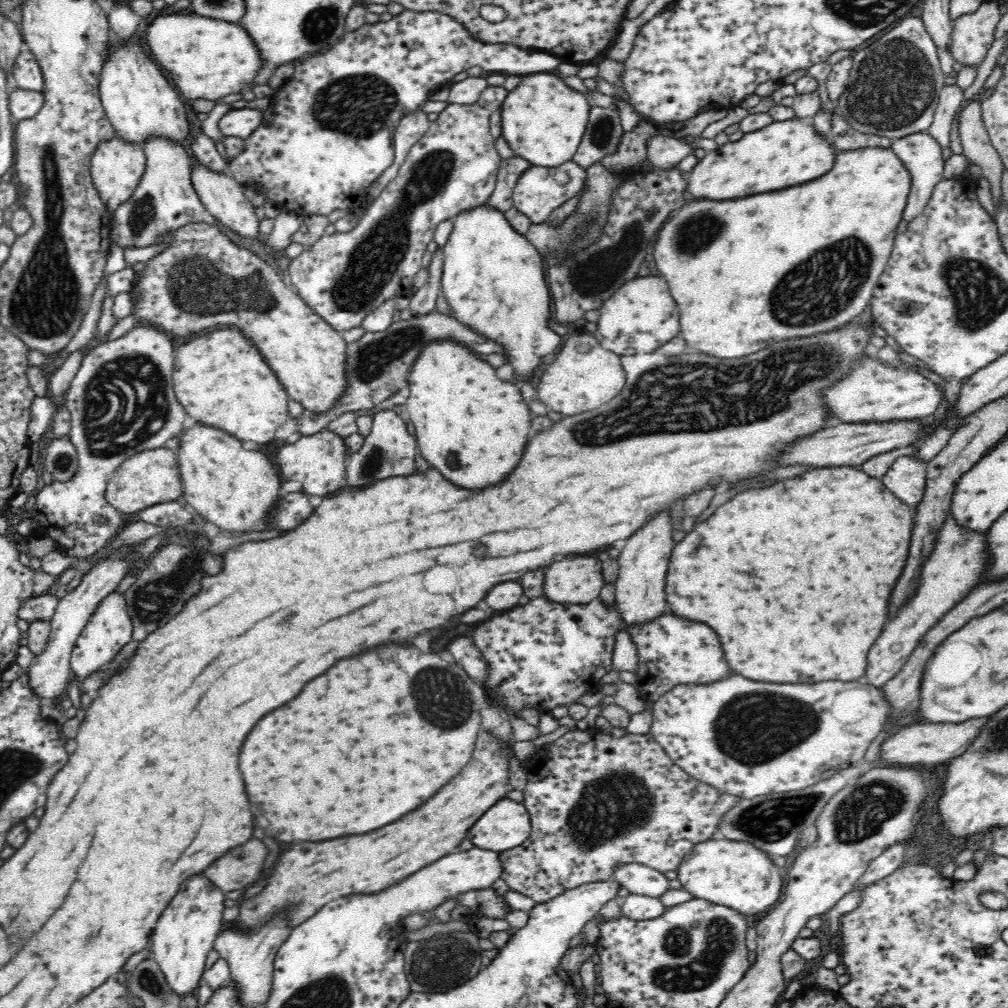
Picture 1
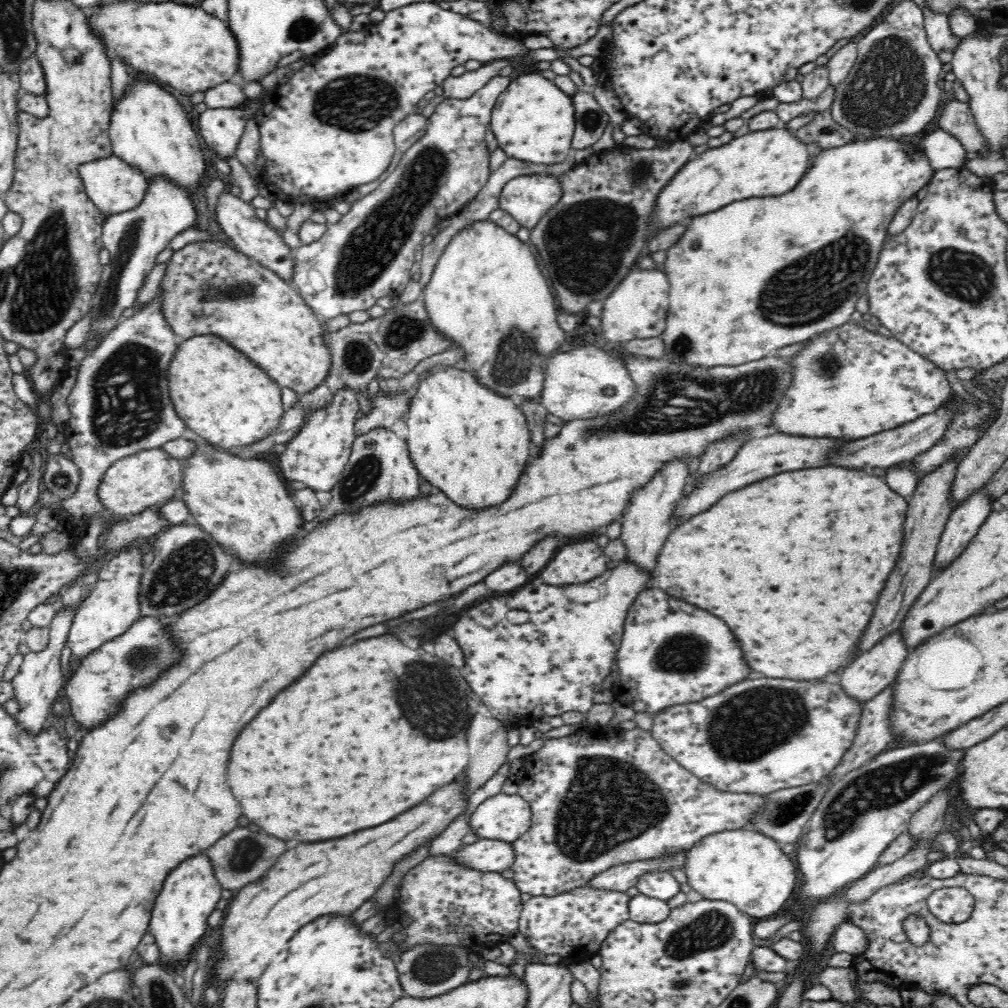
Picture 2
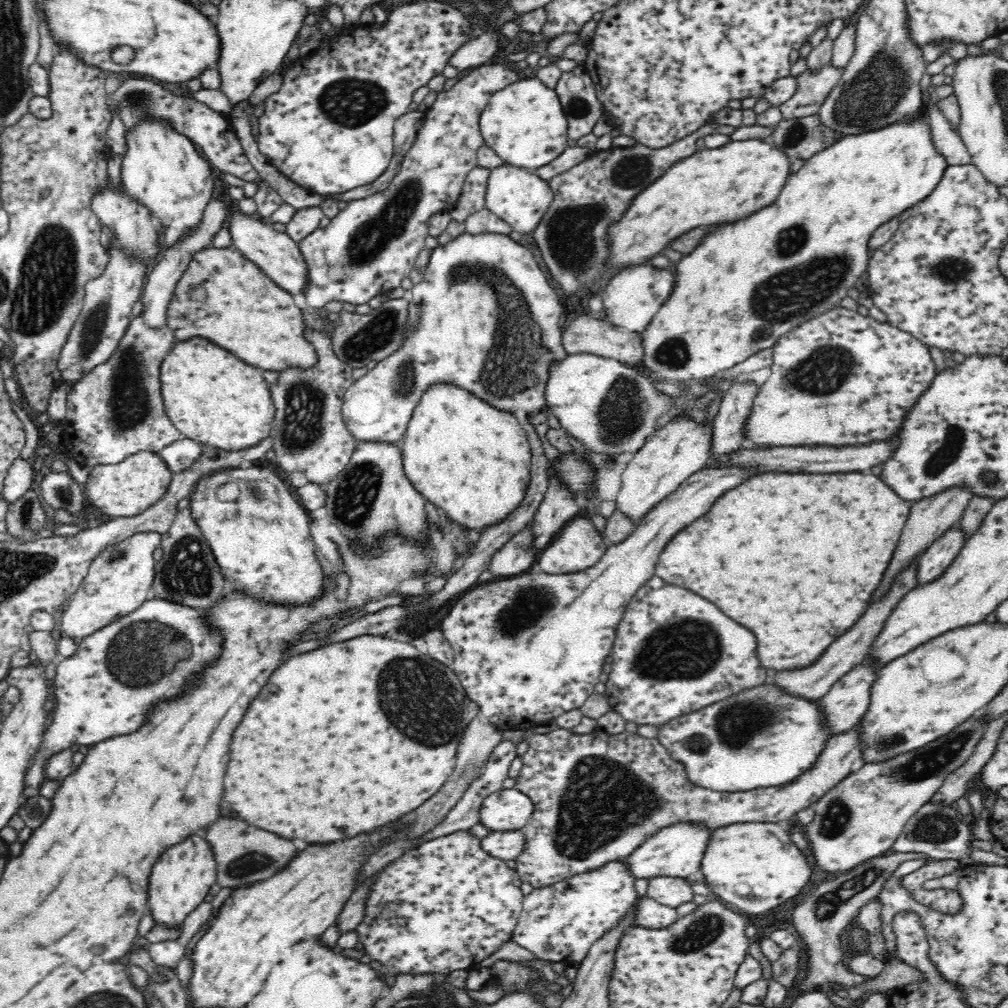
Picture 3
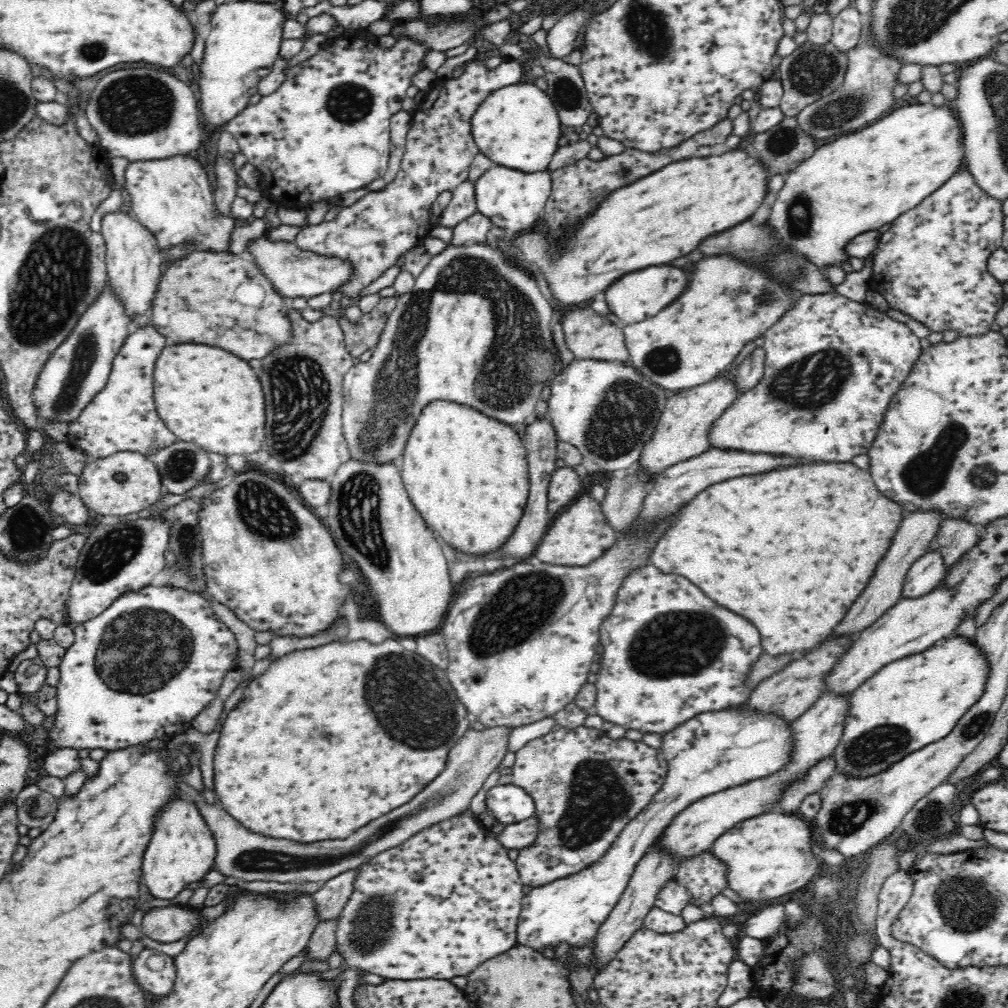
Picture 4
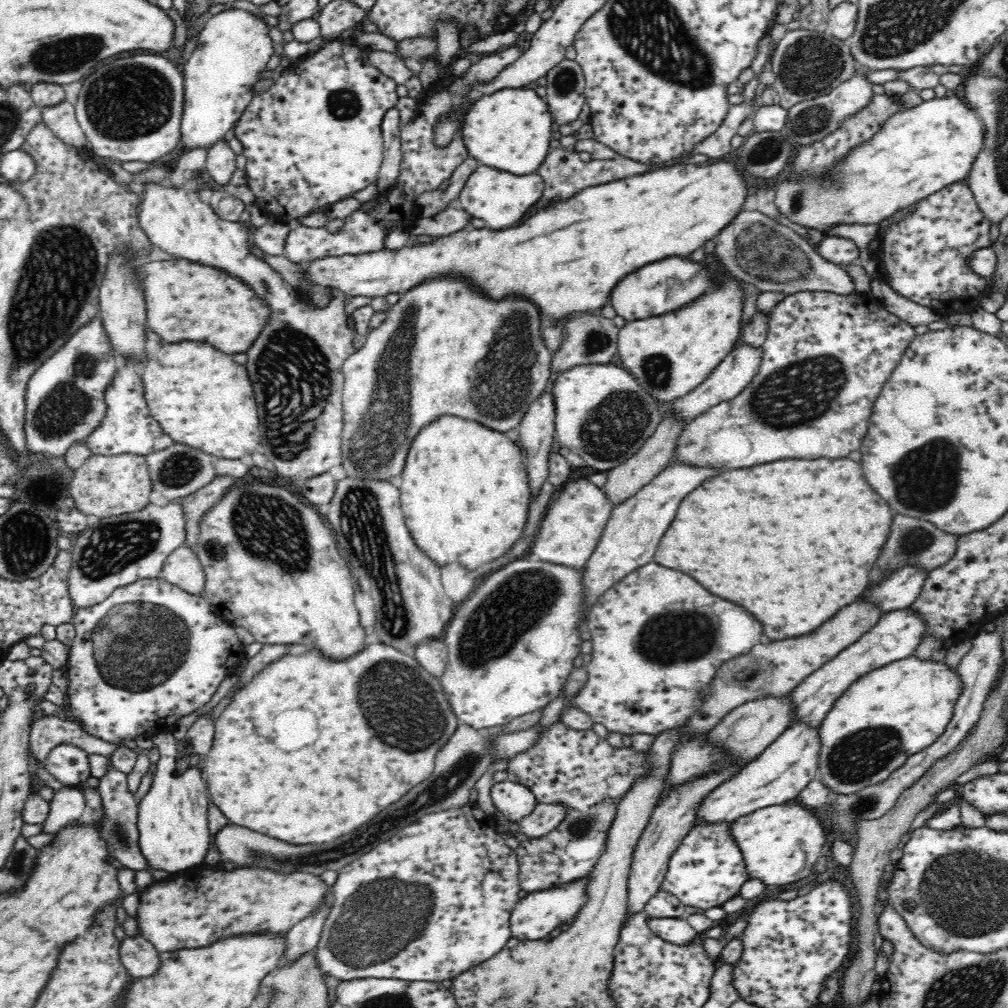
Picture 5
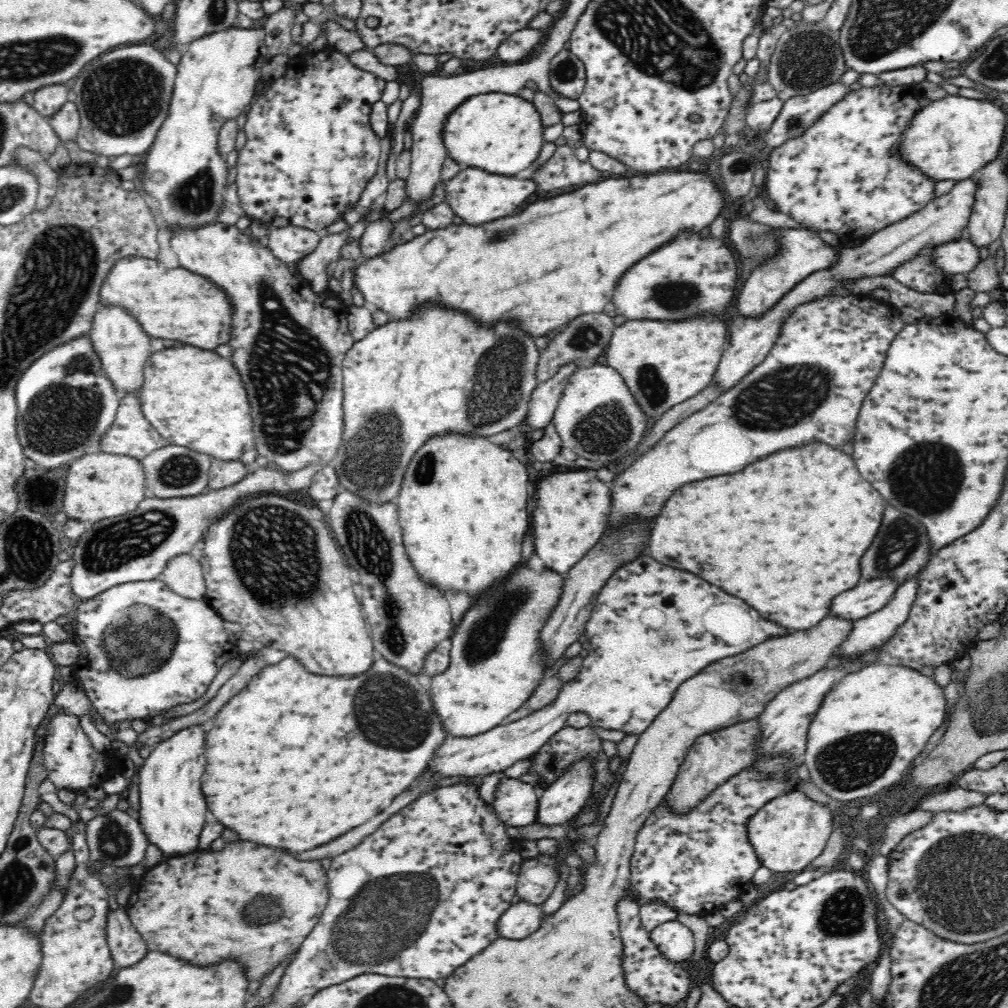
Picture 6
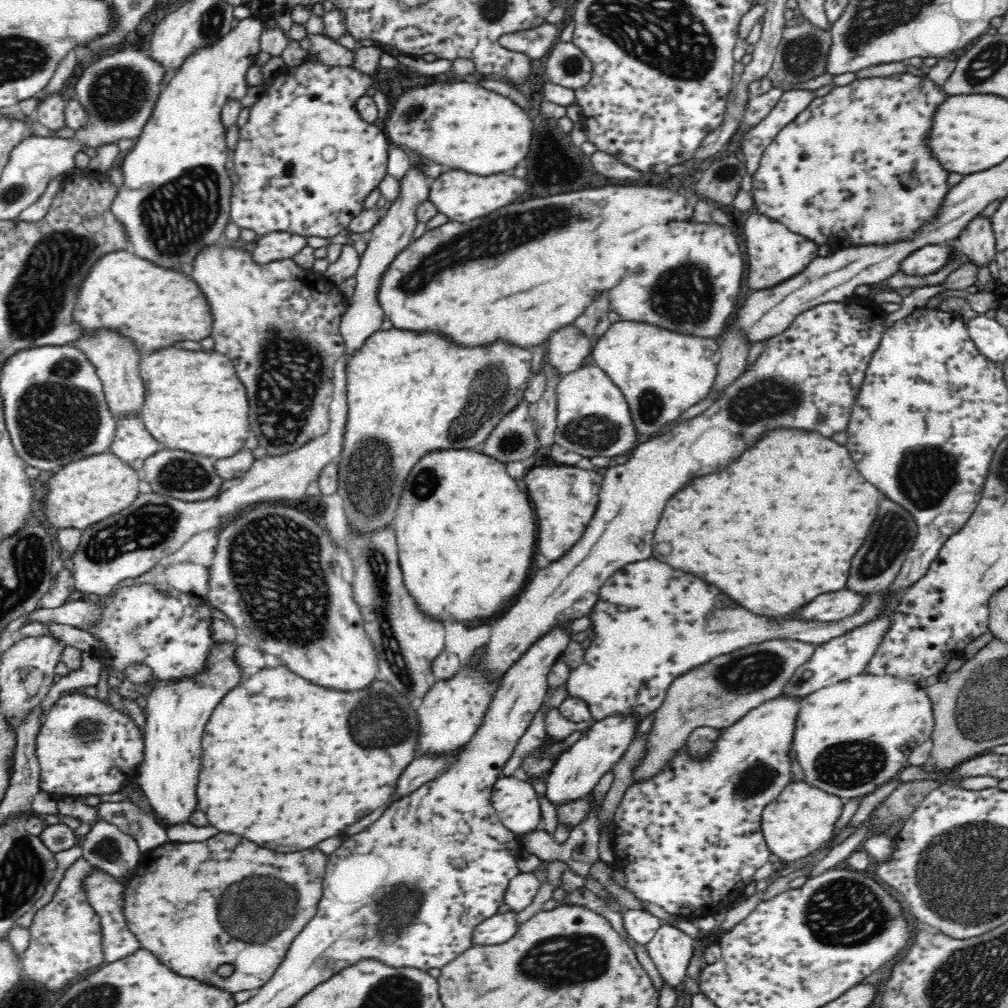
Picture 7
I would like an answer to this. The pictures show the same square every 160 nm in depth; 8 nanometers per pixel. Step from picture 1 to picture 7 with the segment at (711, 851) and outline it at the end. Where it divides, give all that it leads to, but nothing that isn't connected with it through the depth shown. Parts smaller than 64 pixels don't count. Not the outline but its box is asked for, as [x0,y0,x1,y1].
[760,780,844,863]

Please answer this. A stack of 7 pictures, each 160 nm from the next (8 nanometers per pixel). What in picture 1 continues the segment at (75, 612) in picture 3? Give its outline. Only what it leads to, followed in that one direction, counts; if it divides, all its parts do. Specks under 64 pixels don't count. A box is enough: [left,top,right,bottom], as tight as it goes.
[69,592,133,684]

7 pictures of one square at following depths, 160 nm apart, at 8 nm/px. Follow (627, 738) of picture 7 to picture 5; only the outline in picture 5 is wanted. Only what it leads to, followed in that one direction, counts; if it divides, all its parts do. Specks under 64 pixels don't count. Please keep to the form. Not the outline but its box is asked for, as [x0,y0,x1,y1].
[518,804,564,840]

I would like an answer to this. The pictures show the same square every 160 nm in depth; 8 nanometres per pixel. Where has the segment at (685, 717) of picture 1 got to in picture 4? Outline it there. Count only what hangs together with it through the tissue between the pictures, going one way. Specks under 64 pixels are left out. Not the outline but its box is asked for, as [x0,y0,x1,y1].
[517,704,793,953]

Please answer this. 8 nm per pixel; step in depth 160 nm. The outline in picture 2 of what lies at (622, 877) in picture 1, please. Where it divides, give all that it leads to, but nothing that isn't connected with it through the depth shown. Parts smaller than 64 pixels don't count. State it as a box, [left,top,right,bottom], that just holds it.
[634,870,680,901]

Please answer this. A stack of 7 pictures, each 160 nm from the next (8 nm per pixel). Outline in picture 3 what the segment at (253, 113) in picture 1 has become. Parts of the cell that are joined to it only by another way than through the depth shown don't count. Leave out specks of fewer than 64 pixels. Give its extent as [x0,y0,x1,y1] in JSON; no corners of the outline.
[108,76,283,220]

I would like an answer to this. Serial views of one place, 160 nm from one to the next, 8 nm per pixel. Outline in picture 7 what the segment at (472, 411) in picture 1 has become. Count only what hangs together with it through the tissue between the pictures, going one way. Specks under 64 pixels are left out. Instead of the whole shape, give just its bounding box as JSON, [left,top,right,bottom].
[393,448,536,625]

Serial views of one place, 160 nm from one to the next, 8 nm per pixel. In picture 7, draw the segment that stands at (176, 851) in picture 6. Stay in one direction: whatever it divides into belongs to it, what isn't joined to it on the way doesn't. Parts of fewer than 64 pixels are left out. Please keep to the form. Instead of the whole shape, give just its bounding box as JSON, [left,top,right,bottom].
[134,643,240,832]

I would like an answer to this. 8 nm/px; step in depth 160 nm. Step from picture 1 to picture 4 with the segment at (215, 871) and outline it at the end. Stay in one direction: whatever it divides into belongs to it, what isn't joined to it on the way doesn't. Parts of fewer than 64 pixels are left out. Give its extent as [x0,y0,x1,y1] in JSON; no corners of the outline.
[194,727,510,884]

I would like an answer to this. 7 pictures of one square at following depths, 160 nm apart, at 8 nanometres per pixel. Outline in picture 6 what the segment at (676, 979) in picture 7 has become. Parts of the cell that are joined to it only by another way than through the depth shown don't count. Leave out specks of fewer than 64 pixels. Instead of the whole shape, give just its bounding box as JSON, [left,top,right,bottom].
[650,921,694,963]

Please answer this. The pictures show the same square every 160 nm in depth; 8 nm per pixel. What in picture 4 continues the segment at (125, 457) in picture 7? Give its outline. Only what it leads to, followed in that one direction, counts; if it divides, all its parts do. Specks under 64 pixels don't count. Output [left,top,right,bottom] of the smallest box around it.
[68,321,178,460]

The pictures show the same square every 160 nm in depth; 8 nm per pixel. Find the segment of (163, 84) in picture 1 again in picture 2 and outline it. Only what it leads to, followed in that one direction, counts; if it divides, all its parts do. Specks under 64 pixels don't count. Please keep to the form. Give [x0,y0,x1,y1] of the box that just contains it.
[108,75,206,194]

